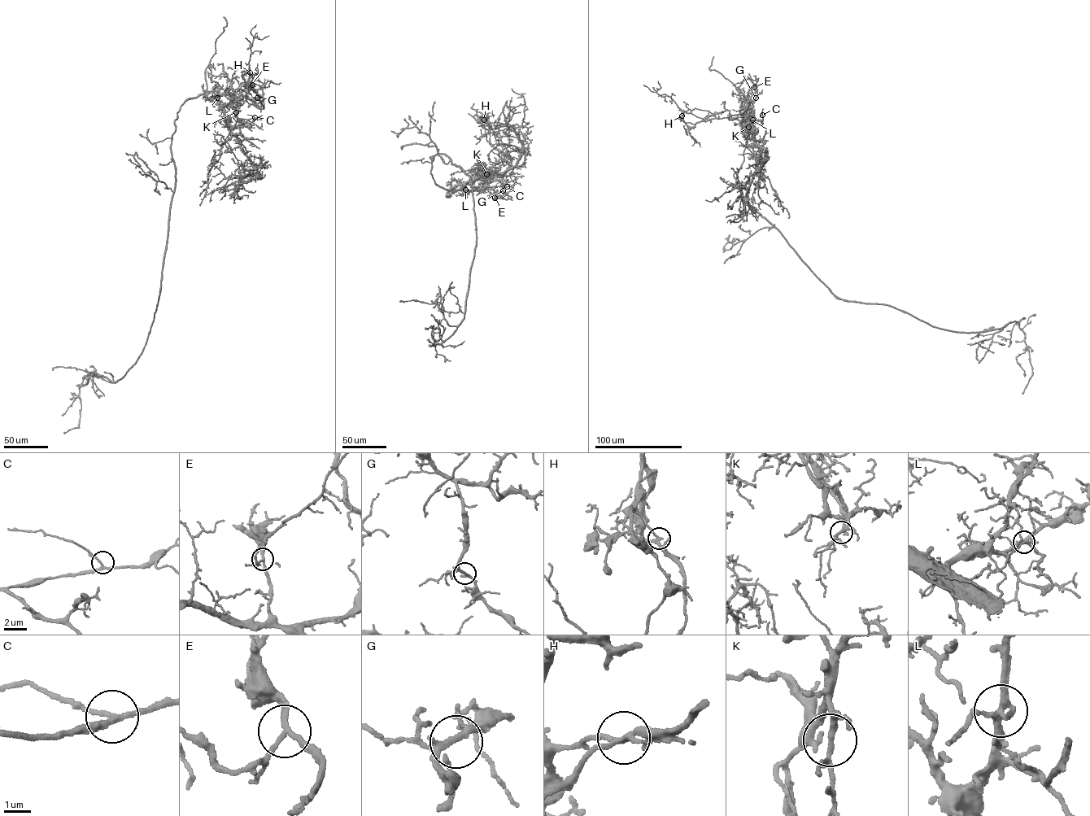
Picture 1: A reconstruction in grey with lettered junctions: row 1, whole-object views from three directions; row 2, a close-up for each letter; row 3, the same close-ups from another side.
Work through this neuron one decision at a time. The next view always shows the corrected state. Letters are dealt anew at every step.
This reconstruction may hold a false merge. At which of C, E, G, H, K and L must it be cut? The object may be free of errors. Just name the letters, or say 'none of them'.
H

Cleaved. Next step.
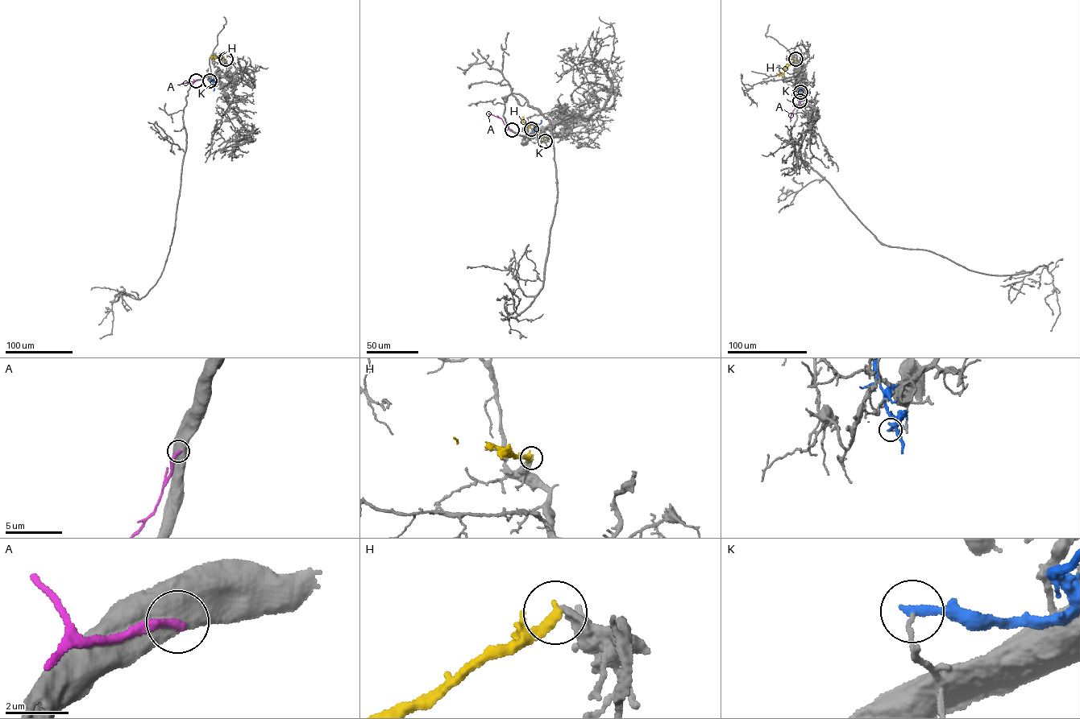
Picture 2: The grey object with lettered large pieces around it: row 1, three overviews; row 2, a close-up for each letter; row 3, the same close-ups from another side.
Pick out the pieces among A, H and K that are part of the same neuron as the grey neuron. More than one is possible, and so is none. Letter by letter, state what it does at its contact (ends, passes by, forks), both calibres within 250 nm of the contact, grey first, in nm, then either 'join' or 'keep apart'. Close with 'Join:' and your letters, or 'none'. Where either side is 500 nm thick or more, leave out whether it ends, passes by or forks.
A: 850/220 nm | keep apart
H: it ends | 340/320 nm | join
K: it ends | 120/280 nm | keep apart
Join: H

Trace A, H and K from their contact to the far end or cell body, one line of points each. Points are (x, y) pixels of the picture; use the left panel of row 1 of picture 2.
A: (197, 80), (179, 84)
H: (226, 59), (212, 58), (212, 55)
K: (209, 80), (213, 82), (213, 91)

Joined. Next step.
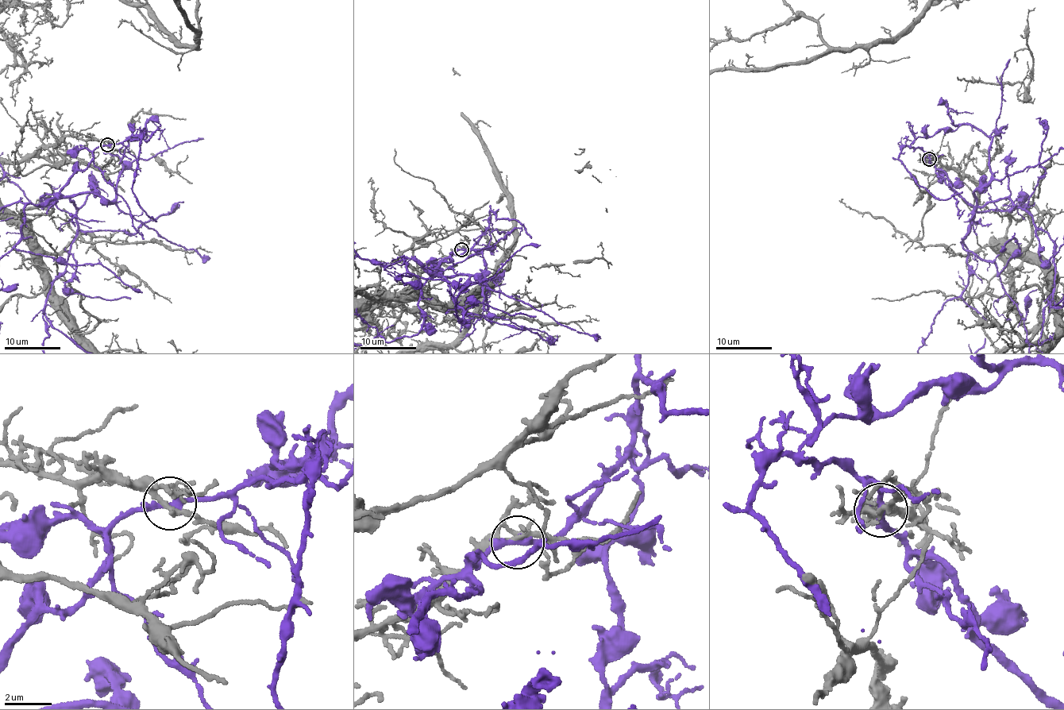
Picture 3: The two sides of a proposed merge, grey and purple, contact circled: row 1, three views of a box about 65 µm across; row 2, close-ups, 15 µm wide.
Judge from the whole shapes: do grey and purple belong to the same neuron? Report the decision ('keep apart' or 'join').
keep apart

